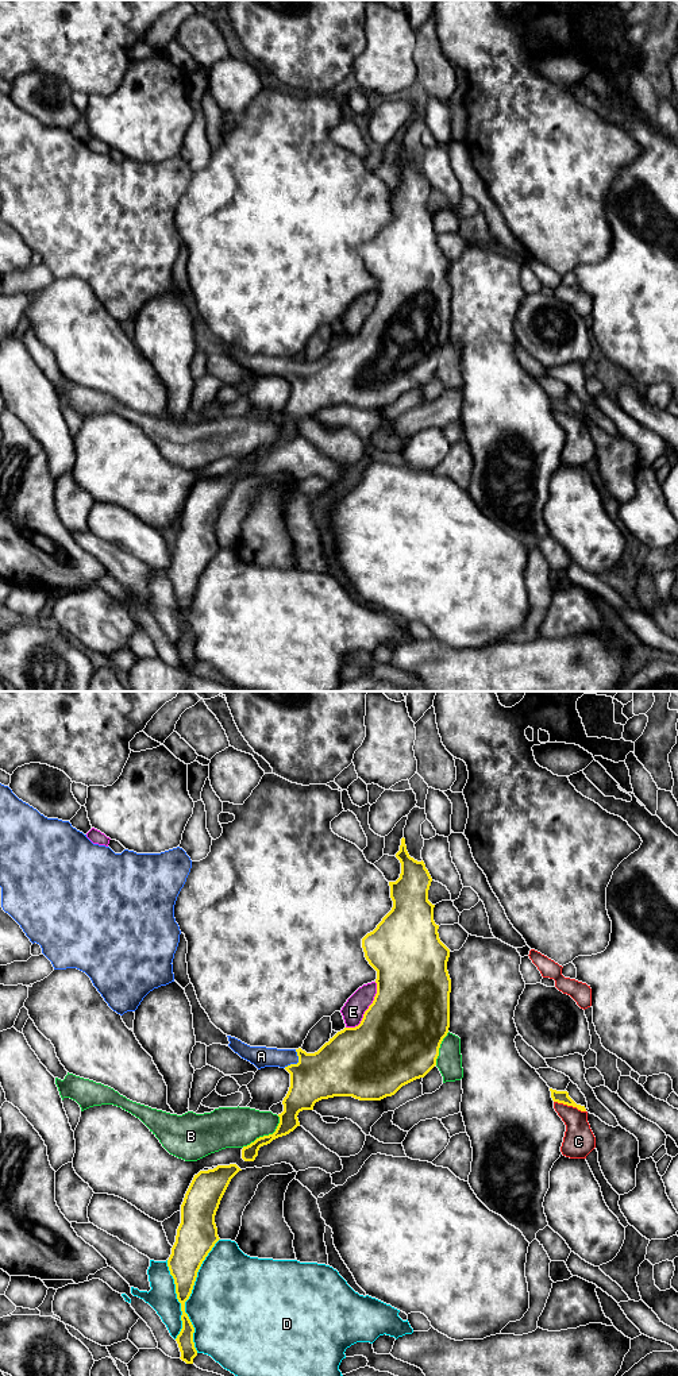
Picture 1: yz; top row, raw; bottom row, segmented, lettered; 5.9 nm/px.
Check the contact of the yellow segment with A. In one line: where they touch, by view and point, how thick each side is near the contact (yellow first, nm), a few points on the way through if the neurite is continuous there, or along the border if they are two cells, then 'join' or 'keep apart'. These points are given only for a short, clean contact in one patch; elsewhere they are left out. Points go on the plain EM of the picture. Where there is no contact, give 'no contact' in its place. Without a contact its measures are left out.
contact yz (297, 372); calibres 320 and 130 nm; way yz (339, 376), (303, 376), (297, 372), (291, 367), (261, 365); join

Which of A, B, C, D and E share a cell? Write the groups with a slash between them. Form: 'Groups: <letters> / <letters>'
Groups: A / B / C / D / E

